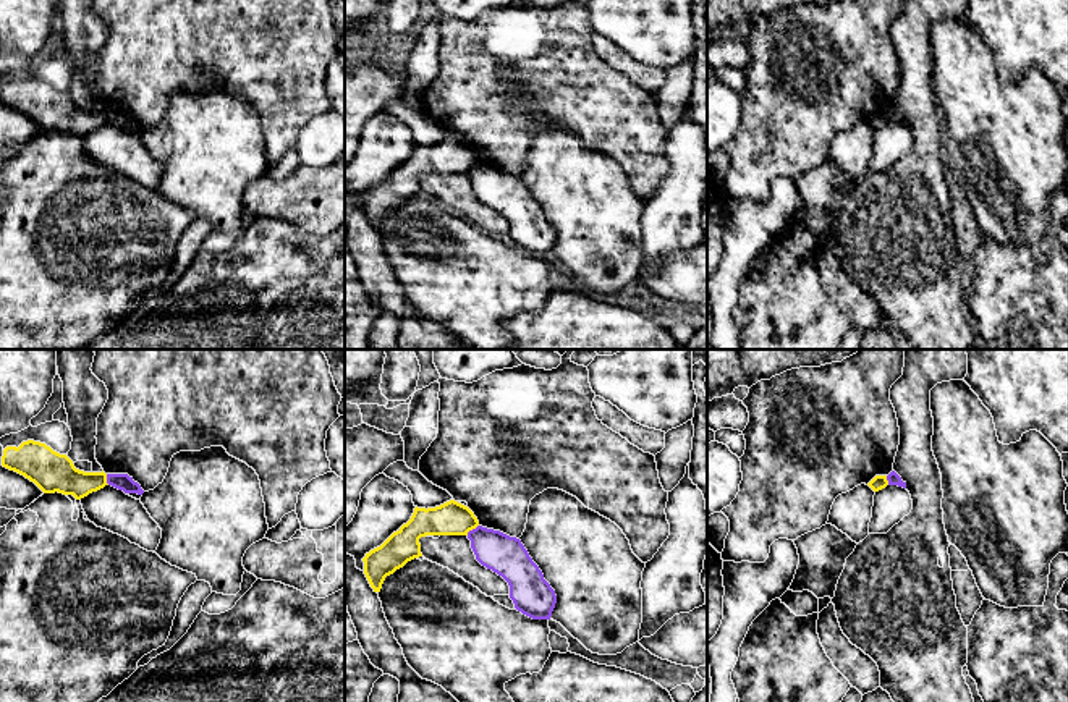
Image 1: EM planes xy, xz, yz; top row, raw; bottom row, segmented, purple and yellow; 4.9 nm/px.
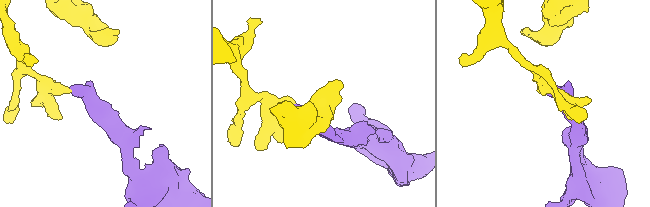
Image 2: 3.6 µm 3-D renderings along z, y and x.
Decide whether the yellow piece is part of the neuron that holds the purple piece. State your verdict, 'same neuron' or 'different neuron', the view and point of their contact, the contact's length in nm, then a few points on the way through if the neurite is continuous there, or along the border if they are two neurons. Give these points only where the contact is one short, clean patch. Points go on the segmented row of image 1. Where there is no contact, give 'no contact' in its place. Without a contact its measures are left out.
different neuron; meets purple in xz at (473, 529); contact 80 nm long; border along xz (478, 524), (466, 534)

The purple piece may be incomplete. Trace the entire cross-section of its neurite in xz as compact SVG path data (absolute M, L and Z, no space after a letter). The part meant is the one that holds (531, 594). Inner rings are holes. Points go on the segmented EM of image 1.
M477 526L468 532L476 560L510 586L515 608L532 620L550 620L555 590L544 579L519 539Z

